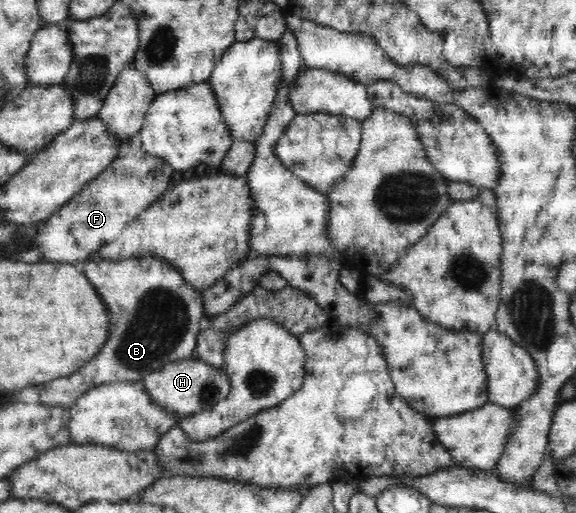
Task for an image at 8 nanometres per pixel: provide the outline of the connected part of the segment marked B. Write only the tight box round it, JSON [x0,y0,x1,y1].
[39,255,205,408]

